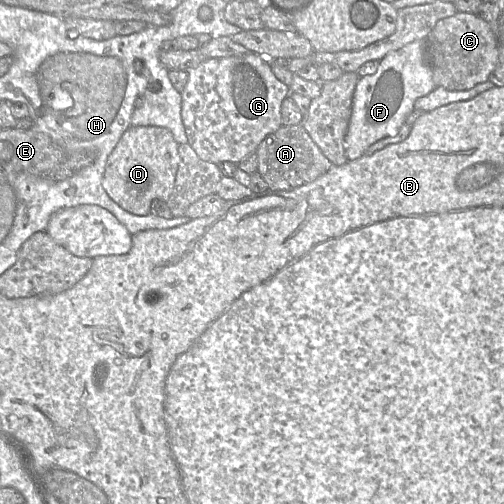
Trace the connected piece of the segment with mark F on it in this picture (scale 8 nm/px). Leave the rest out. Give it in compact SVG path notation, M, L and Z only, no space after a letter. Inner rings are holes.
M426 39L413 41L388 53L379 61L379 67L374 74L360 77L356 84L344 138L347 159L358 159L373 143L397 133L414 110L415 101L435 88L432 70L427 63Z

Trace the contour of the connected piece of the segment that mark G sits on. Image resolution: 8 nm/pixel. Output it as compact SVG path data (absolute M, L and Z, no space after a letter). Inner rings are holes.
M256 53L206 59L188 70L188 81L181 93L181 116L187 143L204 161L213 164L223 162L237 164L254 153L264 138L280 128L281 105L290 93L289 87L273 74L270 60Z

